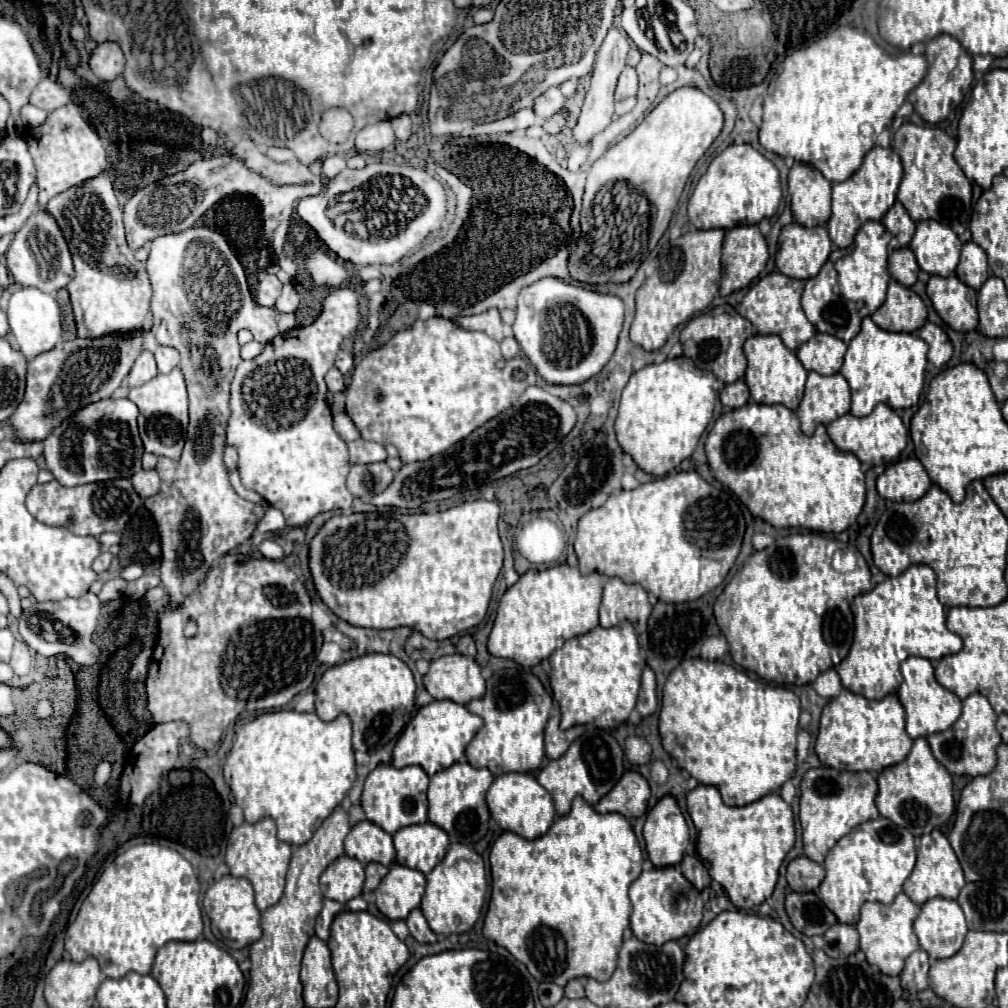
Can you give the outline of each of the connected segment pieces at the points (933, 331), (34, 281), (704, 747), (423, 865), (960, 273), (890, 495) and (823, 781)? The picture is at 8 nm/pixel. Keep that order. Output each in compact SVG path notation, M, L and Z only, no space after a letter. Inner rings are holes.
M925 323L919 331L917 331L917 335L929 345L929 361L933 363L933 365L937 365L937 367L943 367L949 359L951 359L951 355L953 355L953 345L951 345L951 341L949 341L949 337L947 337L947 333L941 329L941 327L937 327L937 325L933 325L933 323Z
M43 209L35 211L27 223L15 233L13 243L7 249L7 269L13 275L13 279L23 287L37 287L45 293L55 293L73 277L73 263L69 255L67 241L63 239L61 229L51 219L51 215Z
M697 657L681 661L667 677L662 692L659 733L663 737L663 747L675 757L679 767L689 771L699 783L717 787L727 805L753 803L779 789L793 775L801 705L791 689L753 679L745 671L727 663Z
M427 821L399 829L393 835L393 843L397 849L397 863L419 869L427 875L445 857L449 837L441 827Z
M967 241L961 249L961 259L959 259L955 273L965 285L979 289L985 283L985 279L989 277L985 251L979 245L975 245L973 241Z
M919 459L891 463L877 479L877 491L891 501L917 501L931 487L931 479Z
M833 767L809 769L801 781L801 811L799 821L803 827L805 855L817 863L823 863L827 851L853 827L879 819L875 805L877 779L869 771L837 771Z

